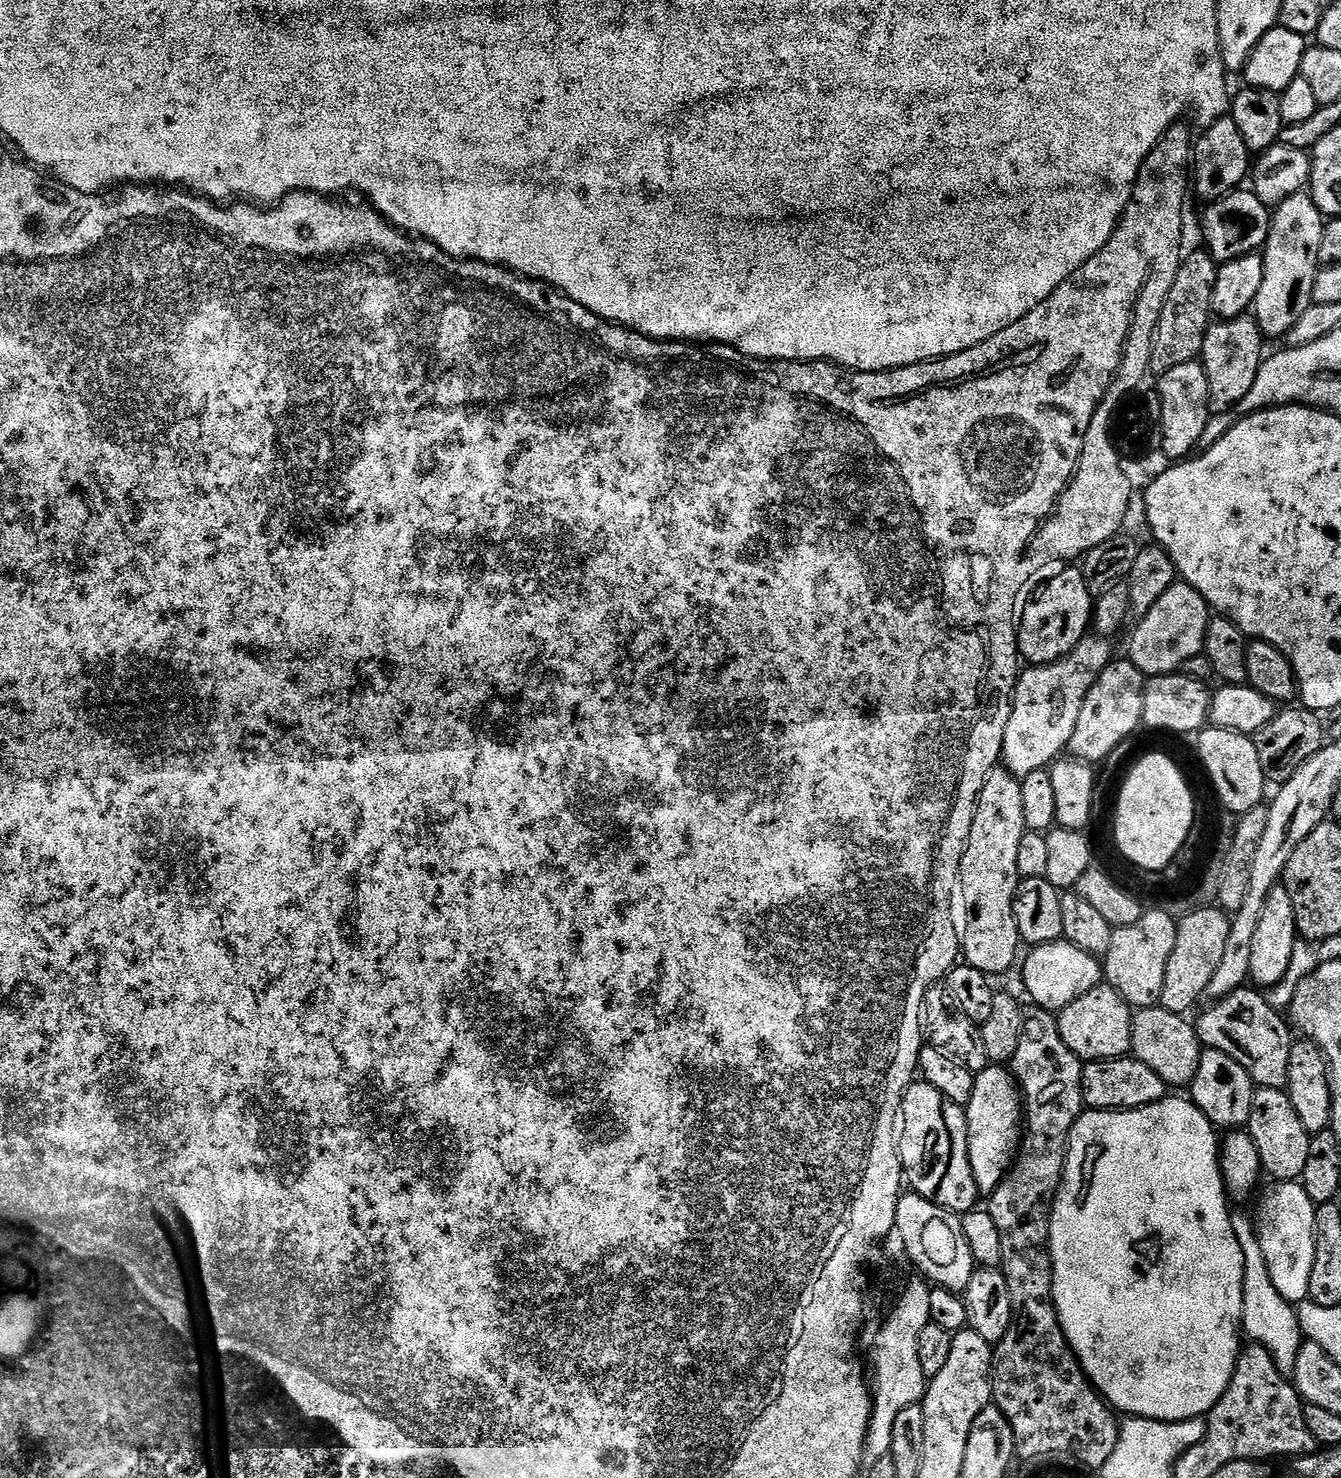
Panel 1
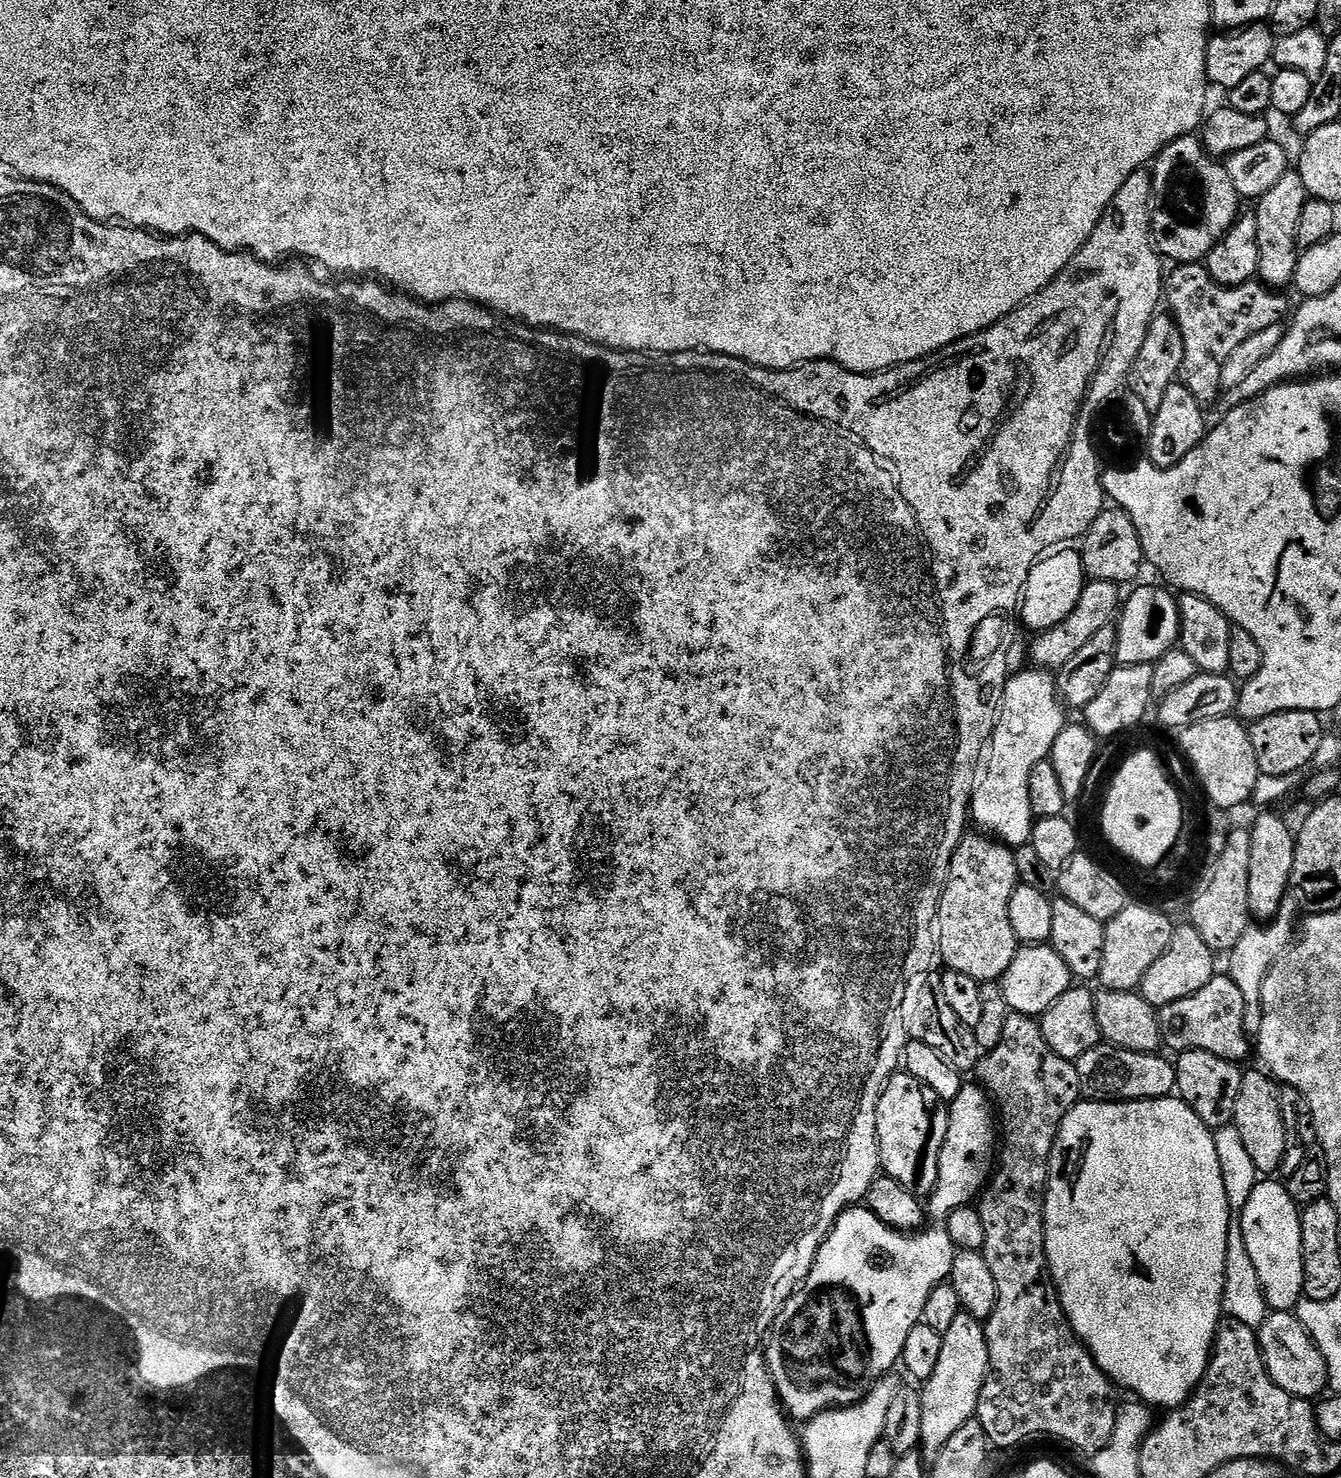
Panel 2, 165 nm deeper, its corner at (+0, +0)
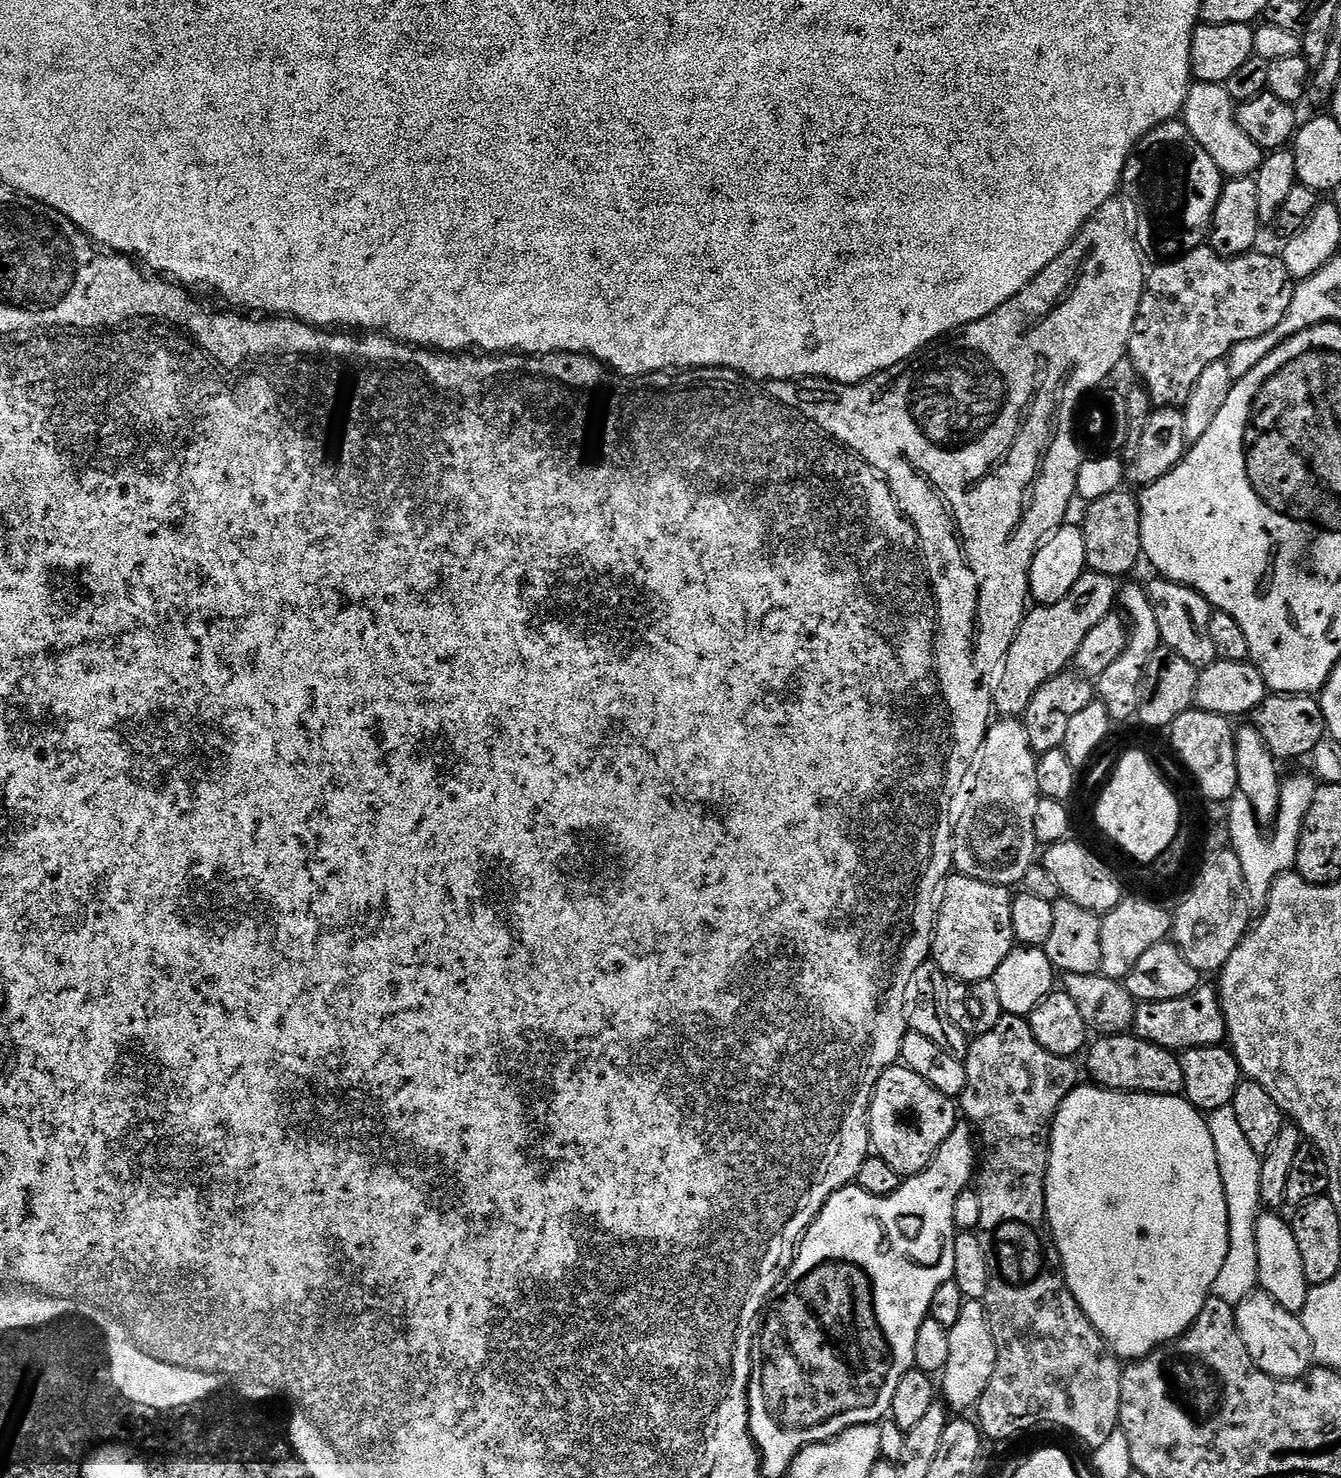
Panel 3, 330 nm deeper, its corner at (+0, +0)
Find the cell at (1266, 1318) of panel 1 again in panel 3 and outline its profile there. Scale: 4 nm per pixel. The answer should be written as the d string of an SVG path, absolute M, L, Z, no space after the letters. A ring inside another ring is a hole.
M1229 1106L1214 1110L1208 1117L1210 1138L1214 1138L1214 1154L1218 1154L1218 1170L1222 1174L1222 1190L1226 1190L1226 1210L1230 1222L1230 1242L1226 1262L1212 1287L1212 1295L1230 1302L1233 1306L1250 1298L1260 1288L1258 1278L1258 1238L1256 1227L1262 1215L1260 1183L1262 1182L1261 1157L1250 1147L1250 1141L1238 1122L1238 1114Z

